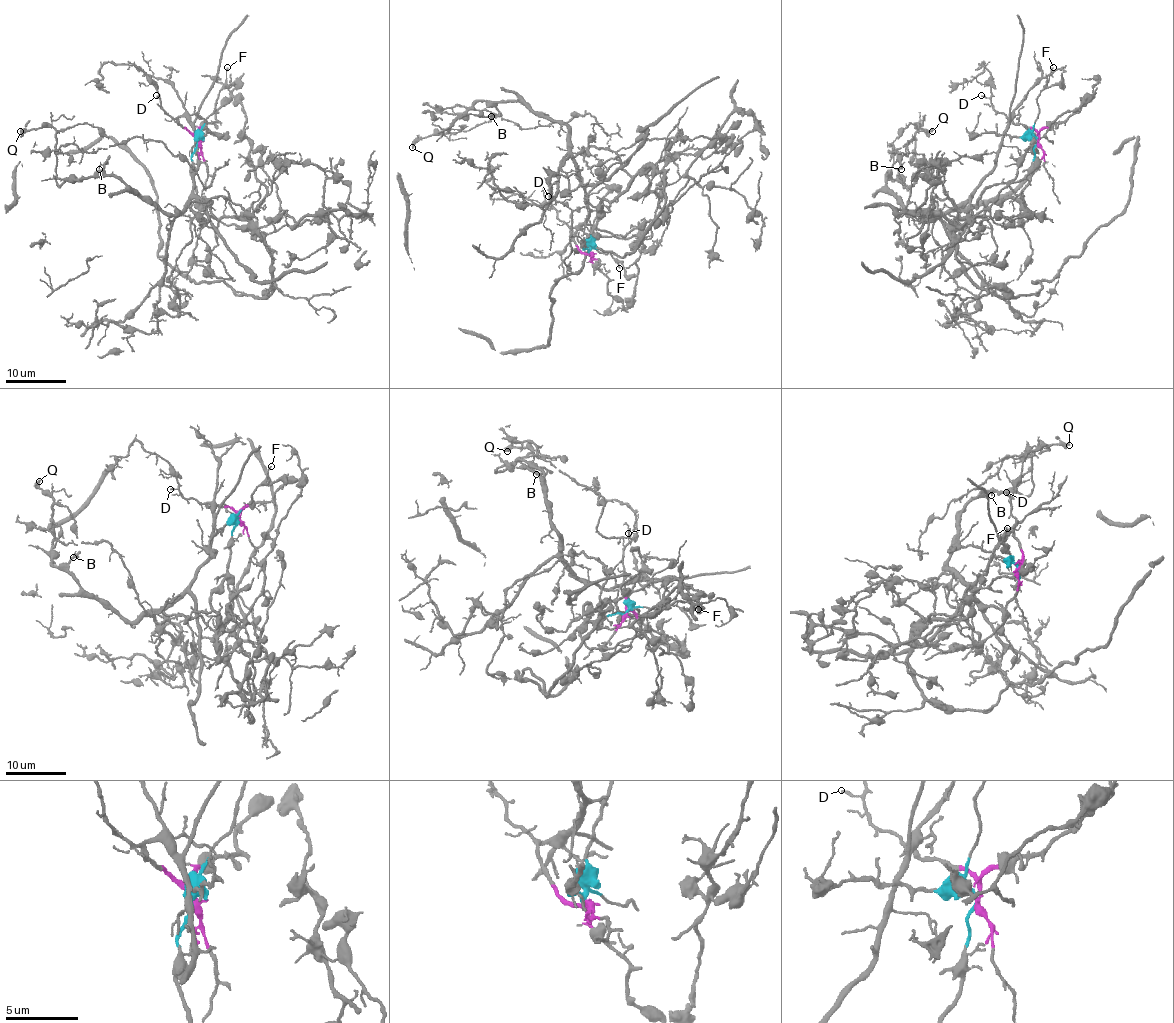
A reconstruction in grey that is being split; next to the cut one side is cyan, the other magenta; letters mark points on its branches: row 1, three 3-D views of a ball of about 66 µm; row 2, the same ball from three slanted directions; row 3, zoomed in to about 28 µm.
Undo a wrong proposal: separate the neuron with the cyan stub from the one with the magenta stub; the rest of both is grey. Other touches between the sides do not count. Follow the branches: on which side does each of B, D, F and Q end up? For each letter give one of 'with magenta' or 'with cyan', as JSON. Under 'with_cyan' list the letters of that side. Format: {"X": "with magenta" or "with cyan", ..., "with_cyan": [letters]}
{"B": "with magenta", "D": "with magenta", "F": "with cyan", "Q": "with magenta", "with_cyan": ["F"]}

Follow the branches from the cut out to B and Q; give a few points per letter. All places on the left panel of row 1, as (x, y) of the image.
B: (198, 142), (182, 116), (195, 136), (197, 167), (194, 195), (173, 214), (108, 175), (106, 161), (99, 169)
Q: (198, 142), (182, 116), (197, 167), (194, 195), (173, 214), (117, 178), (59, 186), (56, 131), (20, 131)

